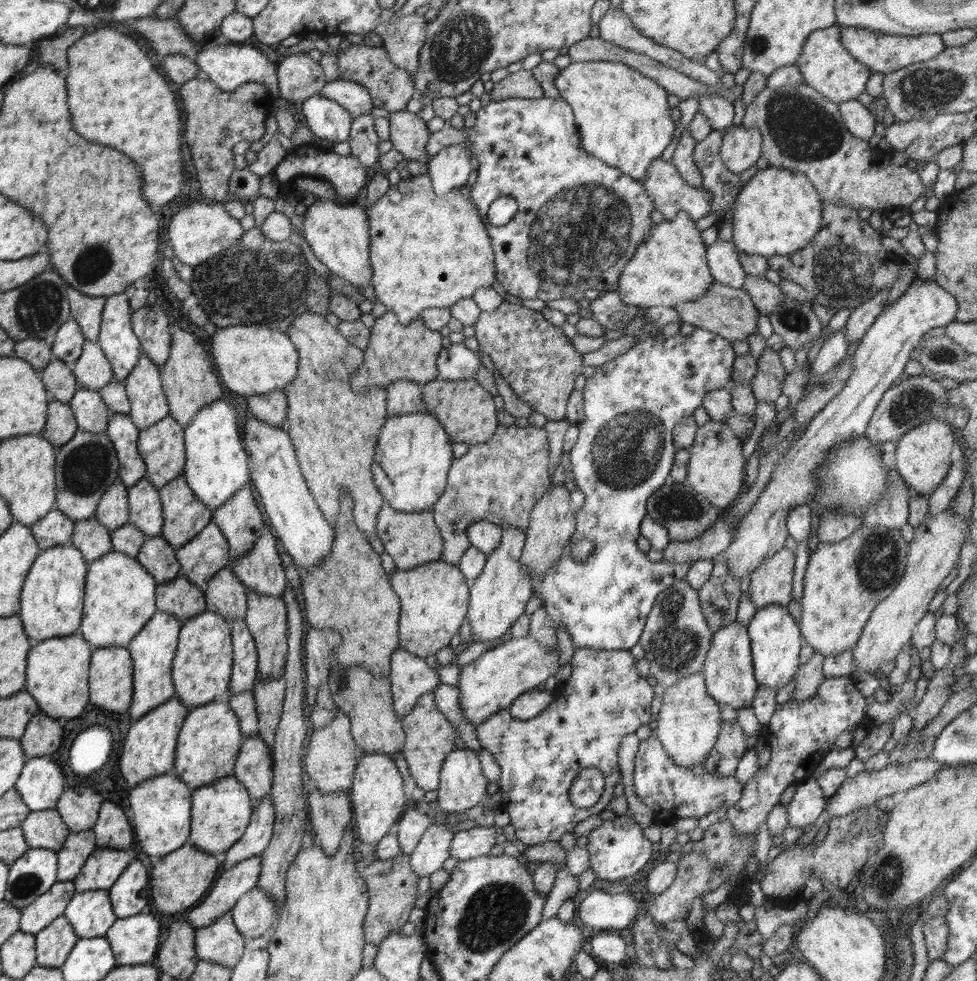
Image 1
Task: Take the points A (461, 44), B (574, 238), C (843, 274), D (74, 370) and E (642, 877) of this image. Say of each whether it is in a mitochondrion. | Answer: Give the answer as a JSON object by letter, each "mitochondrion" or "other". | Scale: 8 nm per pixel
{"A":"mitochondrion","B":"mitochondrion","C":"mitochondrion","D":"other","E":"other"}

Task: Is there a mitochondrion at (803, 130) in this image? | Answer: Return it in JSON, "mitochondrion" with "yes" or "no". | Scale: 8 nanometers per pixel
{"mitochondrion":"yes"}

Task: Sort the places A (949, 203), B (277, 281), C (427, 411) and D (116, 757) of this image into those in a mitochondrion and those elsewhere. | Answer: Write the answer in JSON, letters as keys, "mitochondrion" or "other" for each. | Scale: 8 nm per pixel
{"A":"other","B":"mitochondrion","C":"other","D":"other"}

